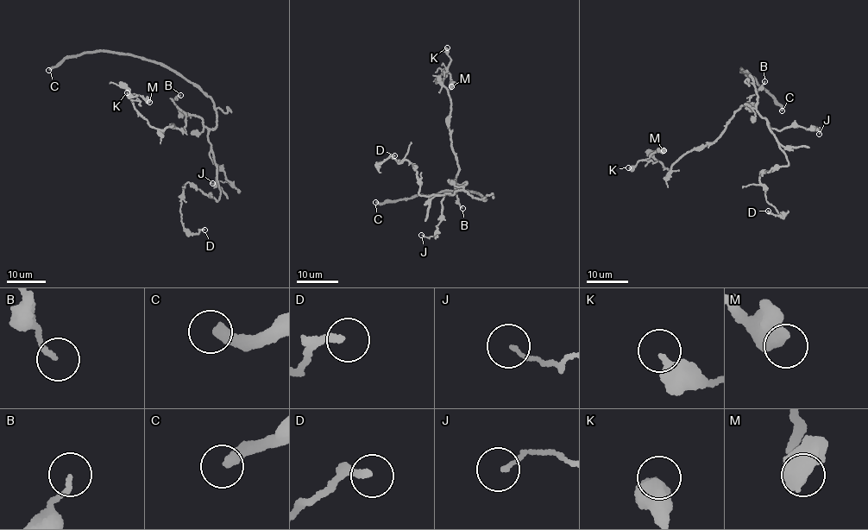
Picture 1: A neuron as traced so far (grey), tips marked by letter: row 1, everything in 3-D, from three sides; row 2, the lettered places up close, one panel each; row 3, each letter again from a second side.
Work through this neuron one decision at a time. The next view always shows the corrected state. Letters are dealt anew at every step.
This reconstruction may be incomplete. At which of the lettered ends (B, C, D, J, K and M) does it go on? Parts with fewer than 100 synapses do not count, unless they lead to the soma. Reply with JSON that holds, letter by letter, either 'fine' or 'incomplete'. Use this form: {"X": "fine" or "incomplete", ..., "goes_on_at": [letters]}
{"B": "fine", "C": "incomplete", "D": "fine", "J": "fine", "K": "fine", "M": "fine", "goes_on_at": ["C"]}

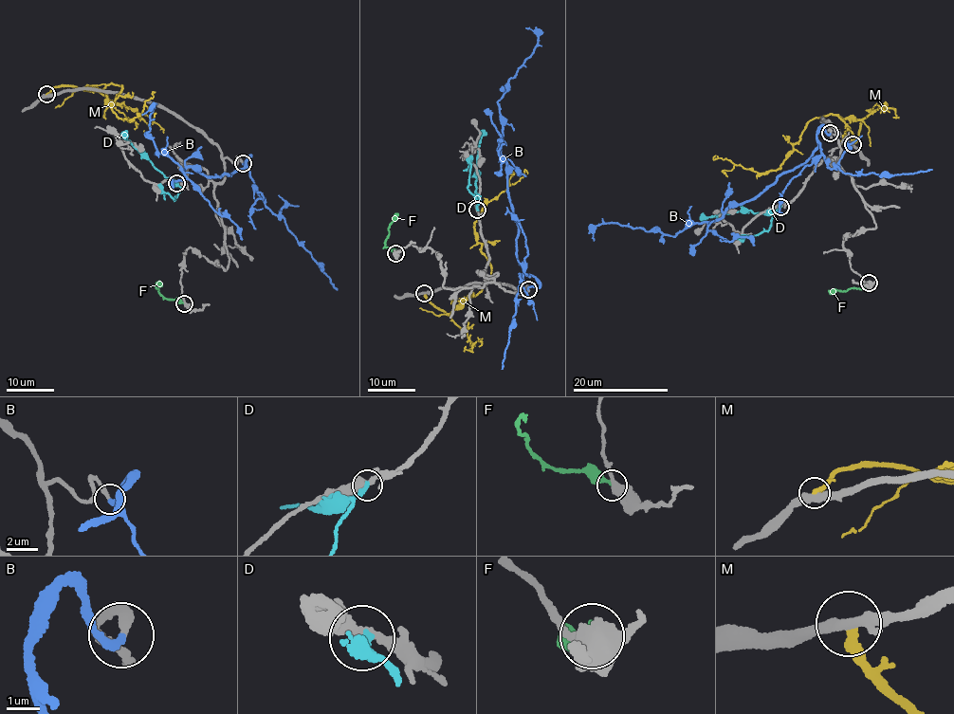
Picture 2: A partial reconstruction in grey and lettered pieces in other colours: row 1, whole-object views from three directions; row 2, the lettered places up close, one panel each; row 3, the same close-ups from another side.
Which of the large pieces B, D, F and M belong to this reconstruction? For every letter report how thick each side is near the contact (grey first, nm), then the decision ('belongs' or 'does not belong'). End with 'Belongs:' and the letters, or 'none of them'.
B: 280 nm thick on the grey side, 240 nm on the other; belongs
D: 360 nm thick on the grey side, 320 nm on the other; does not belong
F: 400 nm thick on the grey side, 320 nm on the other; does not belong
M: 380 nm thick on the grey side, 340 nm on the other; does not belong
Belongs: B

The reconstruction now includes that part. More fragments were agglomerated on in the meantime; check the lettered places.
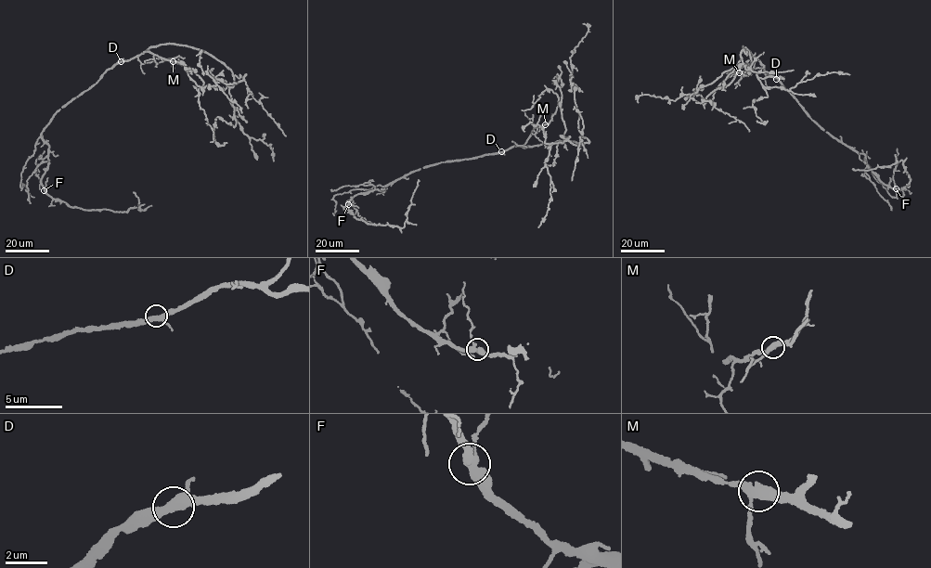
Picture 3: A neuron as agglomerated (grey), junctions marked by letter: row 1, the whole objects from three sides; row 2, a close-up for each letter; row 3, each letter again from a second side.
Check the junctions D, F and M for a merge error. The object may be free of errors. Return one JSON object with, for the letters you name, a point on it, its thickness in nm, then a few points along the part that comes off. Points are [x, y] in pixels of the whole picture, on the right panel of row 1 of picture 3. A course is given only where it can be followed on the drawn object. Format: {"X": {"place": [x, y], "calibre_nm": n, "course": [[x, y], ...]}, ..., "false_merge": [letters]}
{"false_merge": []}

